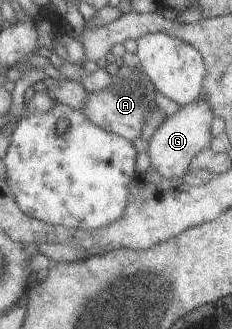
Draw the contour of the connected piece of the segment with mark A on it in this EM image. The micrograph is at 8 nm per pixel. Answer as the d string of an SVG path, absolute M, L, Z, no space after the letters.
M123 63L114 73L112 83L96 93L88 93L81 113L98 127L132 141L140 135L145 116L153 105L155 89L141 68Z

